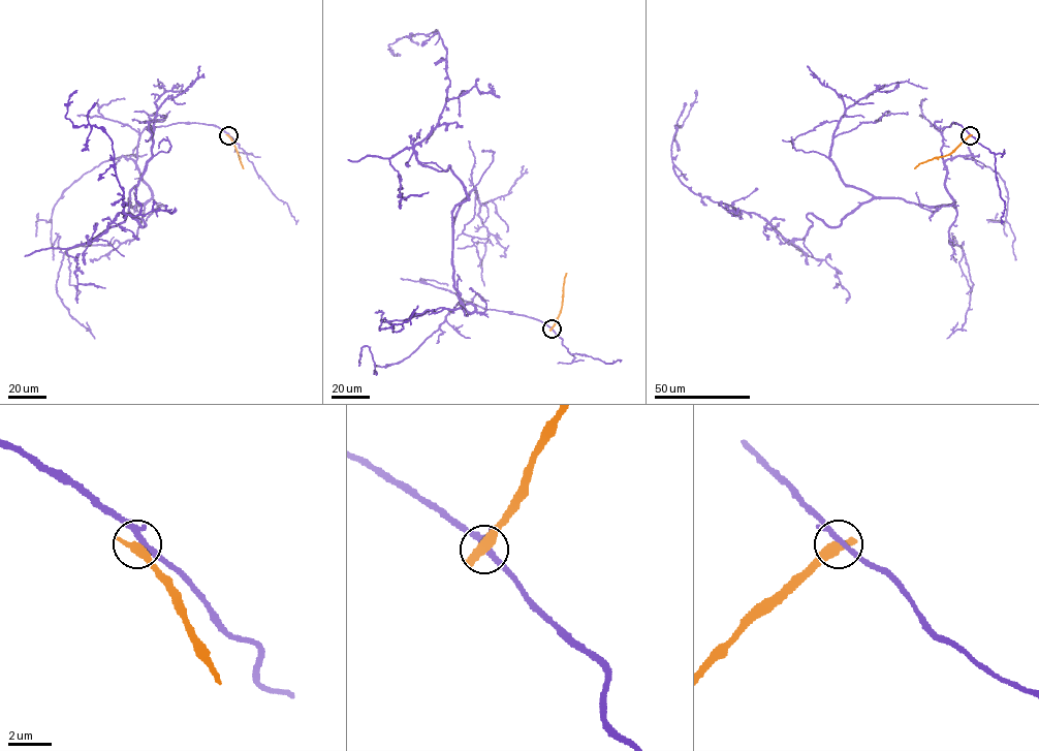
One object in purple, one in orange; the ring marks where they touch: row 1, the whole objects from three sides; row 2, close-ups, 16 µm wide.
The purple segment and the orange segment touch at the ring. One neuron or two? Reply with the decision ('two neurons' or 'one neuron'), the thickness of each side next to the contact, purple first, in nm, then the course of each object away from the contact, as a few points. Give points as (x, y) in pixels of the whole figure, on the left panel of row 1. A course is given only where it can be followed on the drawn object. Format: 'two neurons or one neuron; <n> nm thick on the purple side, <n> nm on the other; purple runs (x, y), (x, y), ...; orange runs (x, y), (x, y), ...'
two neurons; 260 nm thick on the purple side, 550 nm on the other; purple runs (228, 134), (147, 127), (145, 224), (91, 242), (127, 204), (112, 139), (65, 118), (76, 90); orange runs (228, 135), (243, 168)

